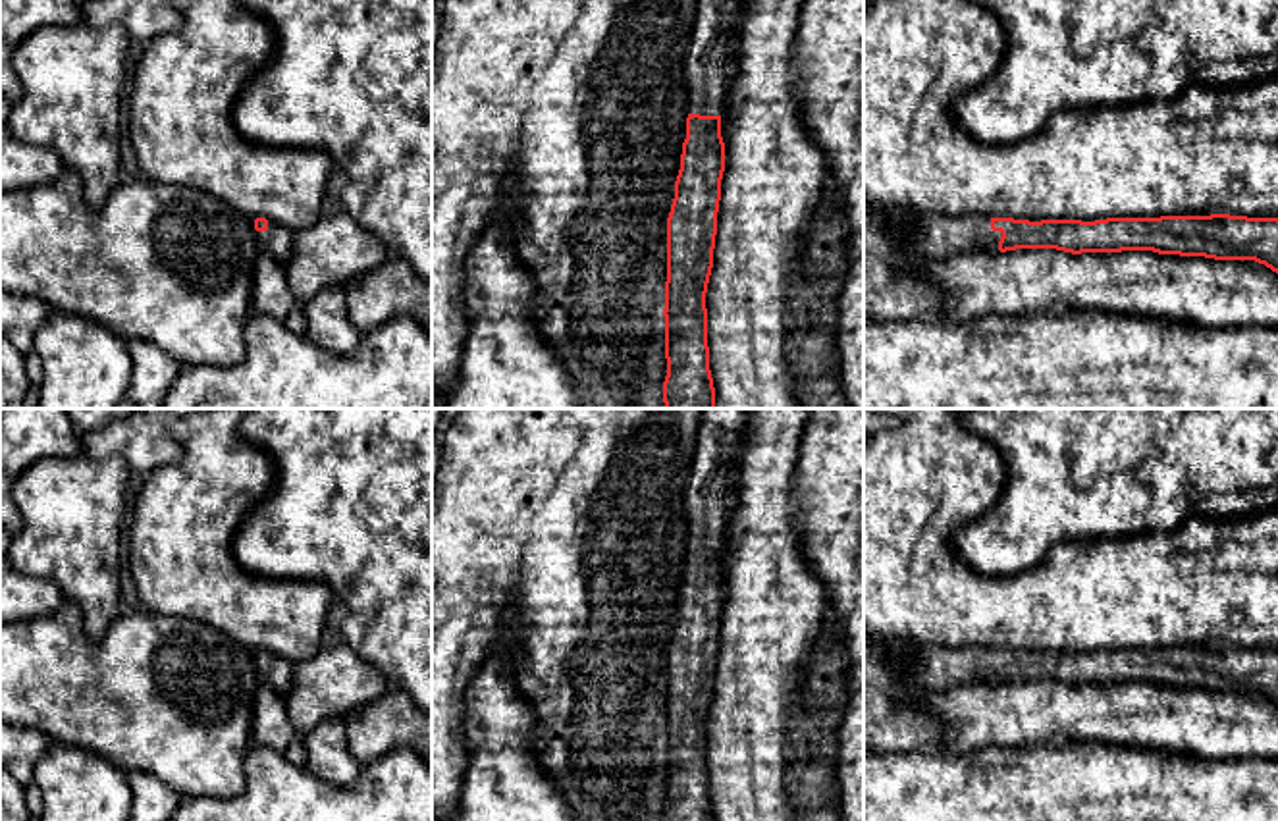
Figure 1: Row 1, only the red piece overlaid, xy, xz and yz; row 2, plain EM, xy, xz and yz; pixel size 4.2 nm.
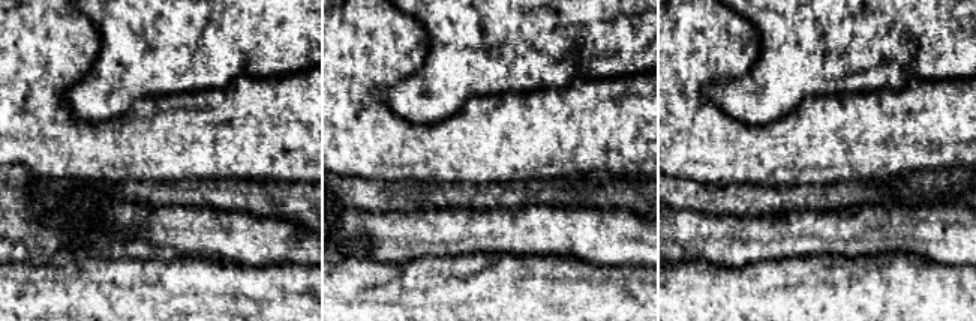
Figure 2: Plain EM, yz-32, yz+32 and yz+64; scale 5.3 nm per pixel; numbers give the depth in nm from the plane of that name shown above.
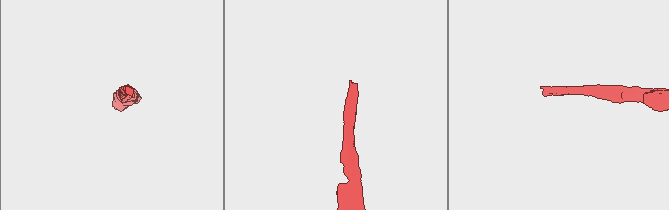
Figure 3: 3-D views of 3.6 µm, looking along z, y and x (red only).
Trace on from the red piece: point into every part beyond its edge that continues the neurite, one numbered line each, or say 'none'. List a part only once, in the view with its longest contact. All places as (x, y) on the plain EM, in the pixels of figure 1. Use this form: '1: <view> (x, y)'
1: yz (931, 669)

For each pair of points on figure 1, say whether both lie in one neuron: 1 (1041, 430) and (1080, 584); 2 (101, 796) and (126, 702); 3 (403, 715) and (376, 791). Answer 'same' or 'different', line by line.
1: different
2: different
3: different

